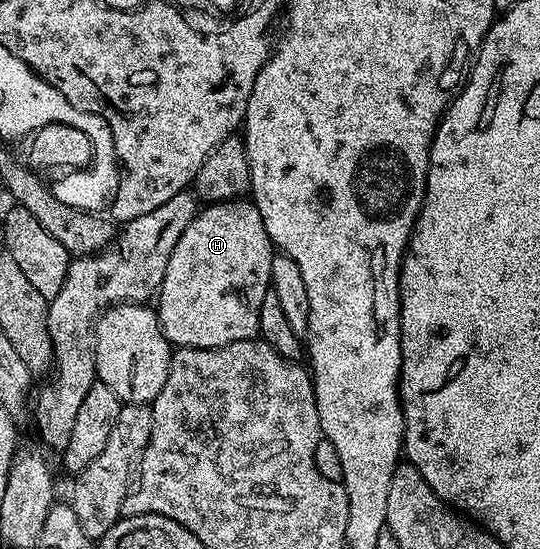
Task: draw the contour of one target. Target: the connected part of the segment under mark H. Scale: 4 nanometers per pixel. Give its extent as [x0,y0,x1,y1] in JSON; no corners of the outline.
[159,200,272,350]

